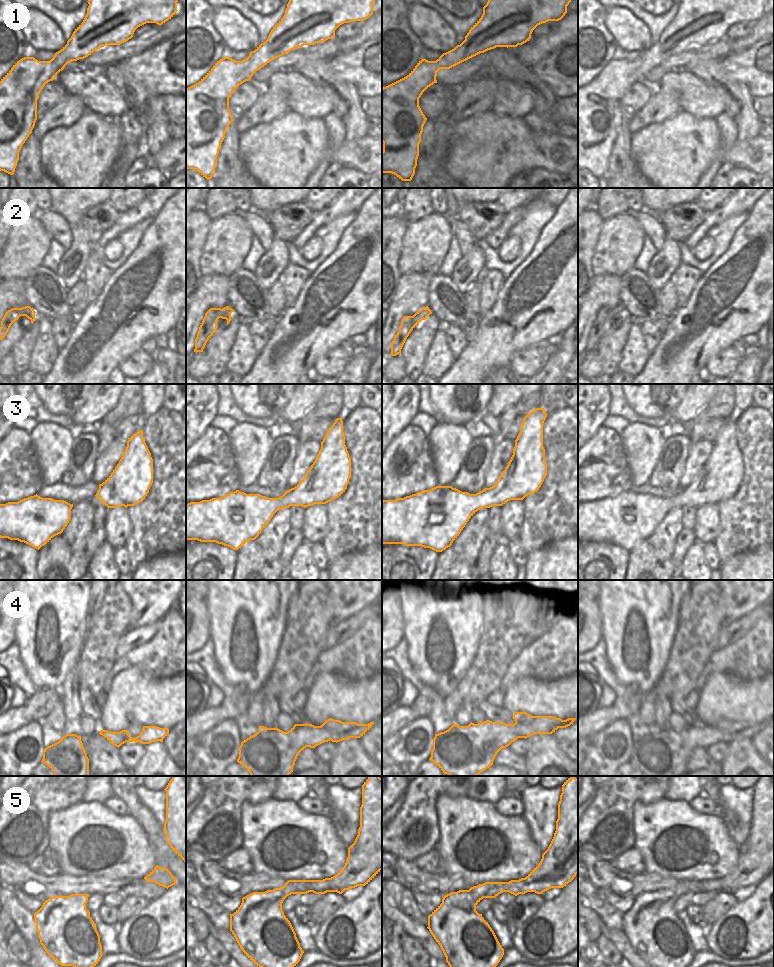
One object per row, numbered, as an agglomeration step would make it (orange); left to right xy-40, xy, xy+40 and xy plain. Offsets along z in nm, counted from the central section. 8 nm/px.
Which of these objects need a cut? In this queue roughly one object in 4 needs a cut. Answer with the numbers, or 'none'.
2

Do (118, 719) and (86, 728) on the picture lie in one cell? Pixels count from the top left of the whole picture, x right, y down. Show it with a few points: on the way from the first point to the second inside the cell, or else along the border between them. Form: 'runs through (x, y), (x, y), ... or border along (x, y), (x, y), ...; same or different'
border along (97, 721), (101, 729); different

